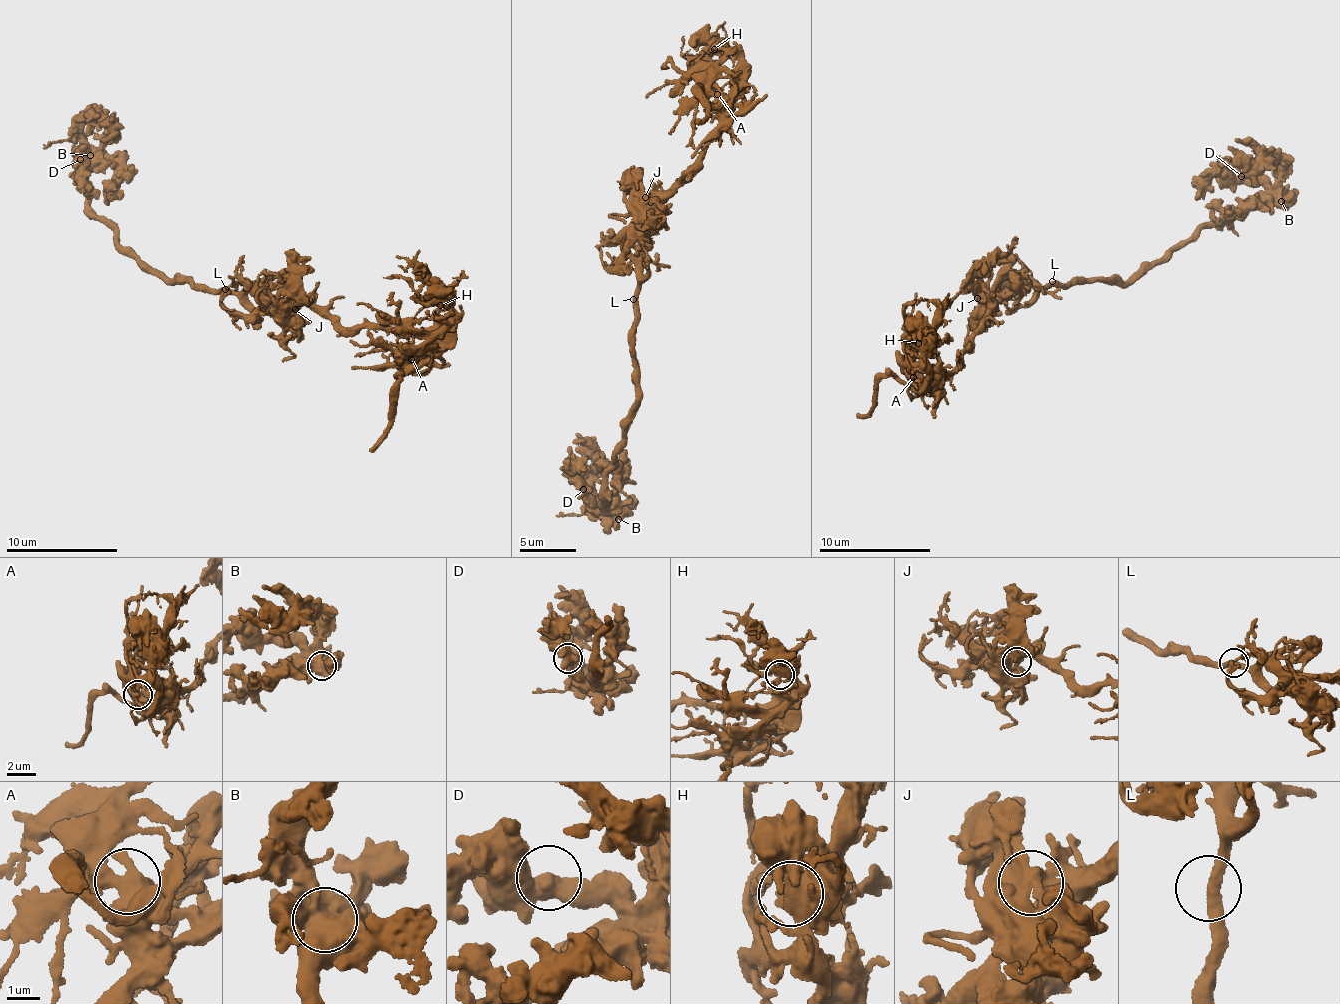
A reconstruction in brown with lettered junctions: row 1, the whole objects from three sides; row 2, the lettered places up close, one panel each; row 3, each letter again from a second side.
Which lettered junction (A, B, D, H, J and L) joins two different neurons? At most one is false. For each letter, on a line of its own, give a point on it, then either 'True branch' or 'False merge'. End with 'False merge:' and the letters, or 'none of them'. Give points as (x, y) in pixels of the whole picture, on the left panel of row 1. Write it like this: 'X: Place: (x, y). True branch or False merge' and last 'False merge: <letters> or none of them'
A: Place: (411, 359). True branch
B: Place: (90, 155). True branch
D: Place: (80, 159). True branch
H: Place: (440, 305). True branch
J: Place: (295, 309). False merge
L: Place: (225, 289). True branch
False merge: J

